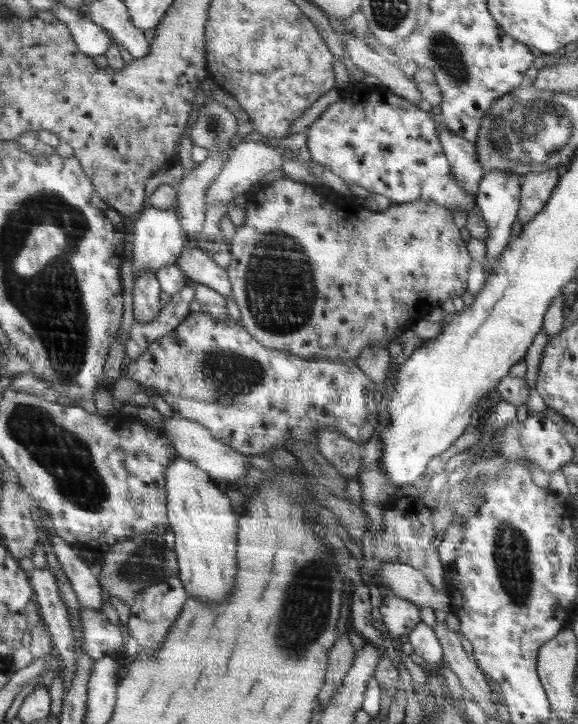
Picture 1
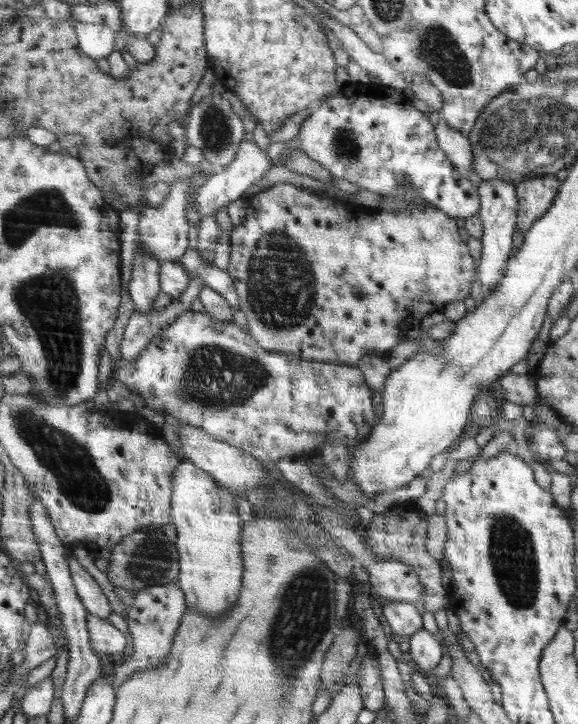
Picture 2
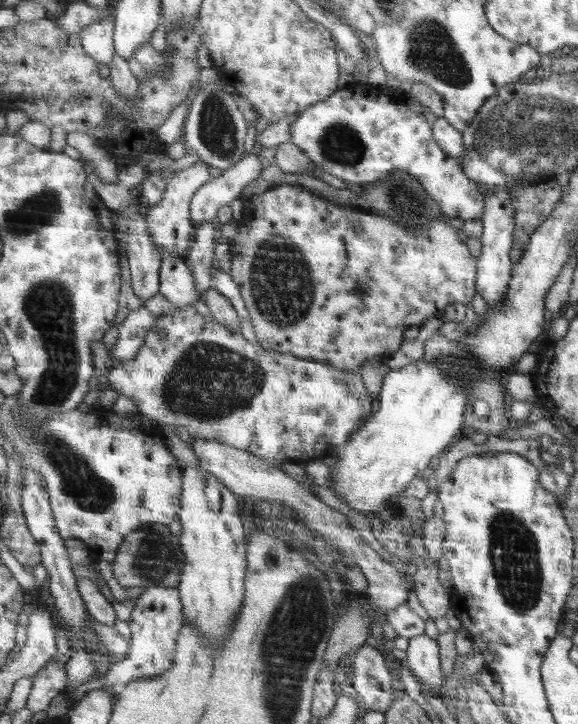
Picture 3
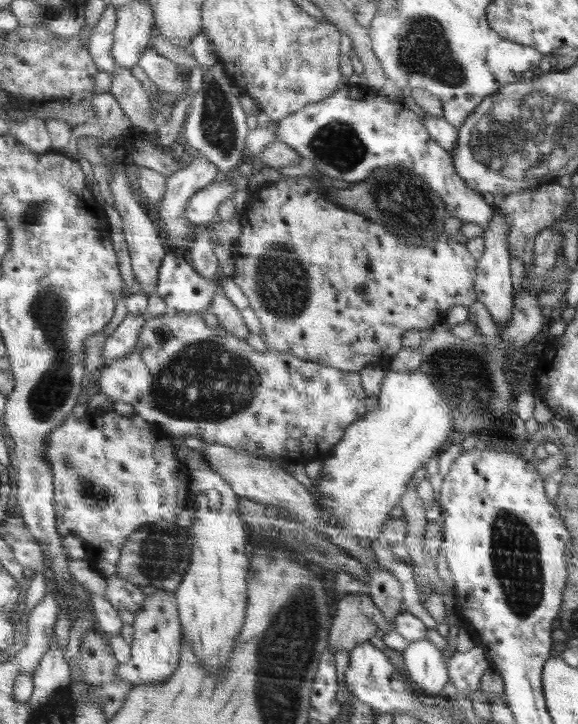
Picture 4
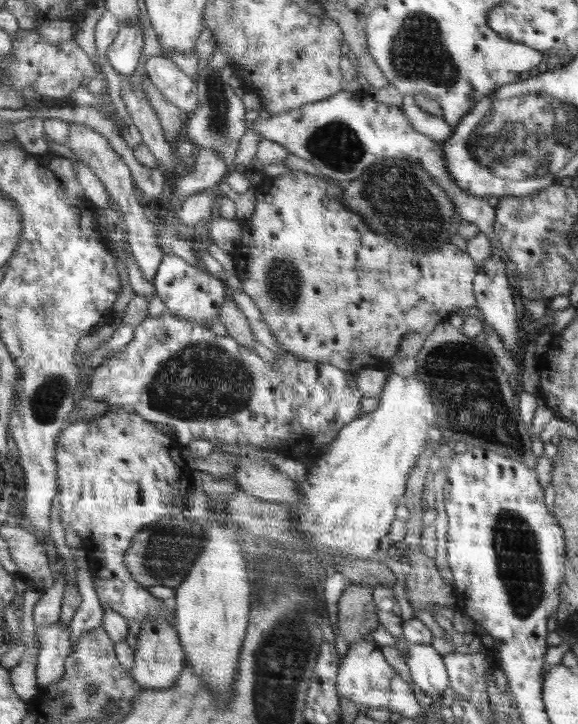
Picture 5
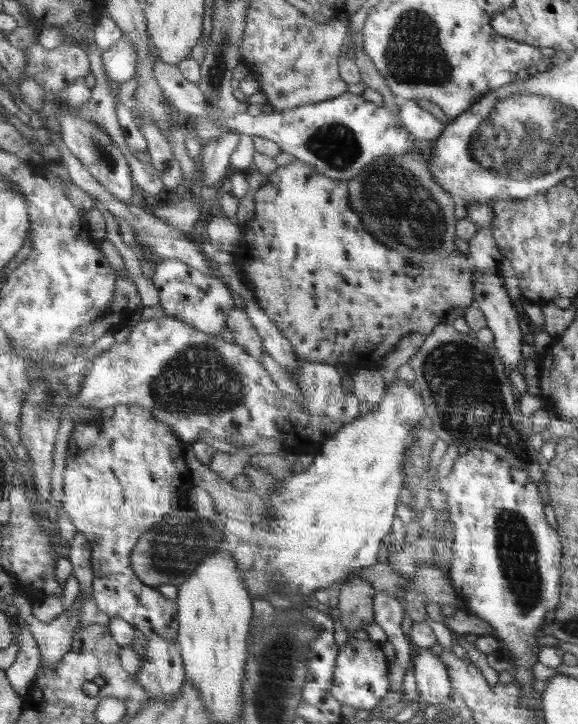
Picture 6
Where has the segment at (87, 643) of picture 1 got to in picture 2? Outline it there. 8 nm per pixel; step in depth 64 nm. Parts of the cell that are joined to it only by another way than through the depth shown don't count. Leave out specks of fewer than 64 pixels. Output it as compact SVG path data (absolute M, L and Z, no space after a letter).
M89 614L89 634L91 634L91 646L99 658L105 660L109 654L121 654L127 656L131 650L131 640L127 634L123 634L119 628L109 624L105 618Z

